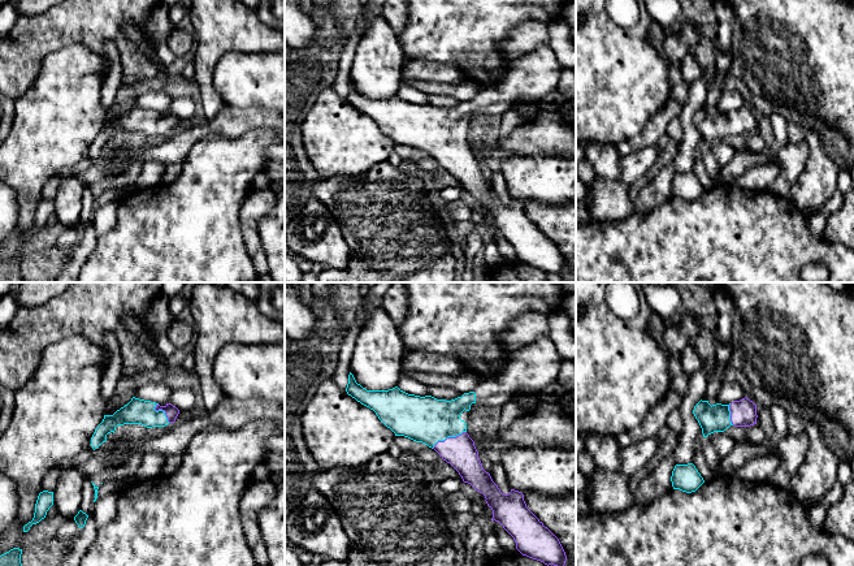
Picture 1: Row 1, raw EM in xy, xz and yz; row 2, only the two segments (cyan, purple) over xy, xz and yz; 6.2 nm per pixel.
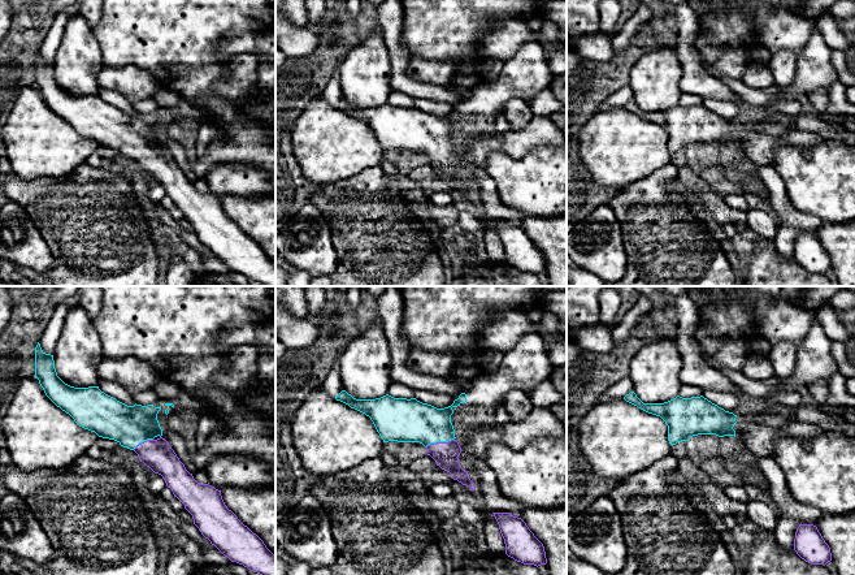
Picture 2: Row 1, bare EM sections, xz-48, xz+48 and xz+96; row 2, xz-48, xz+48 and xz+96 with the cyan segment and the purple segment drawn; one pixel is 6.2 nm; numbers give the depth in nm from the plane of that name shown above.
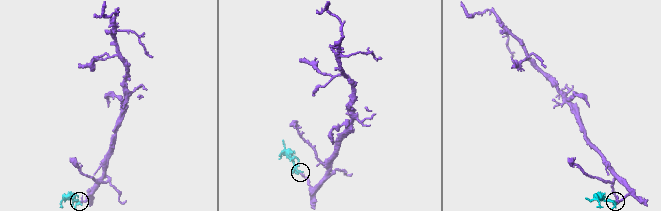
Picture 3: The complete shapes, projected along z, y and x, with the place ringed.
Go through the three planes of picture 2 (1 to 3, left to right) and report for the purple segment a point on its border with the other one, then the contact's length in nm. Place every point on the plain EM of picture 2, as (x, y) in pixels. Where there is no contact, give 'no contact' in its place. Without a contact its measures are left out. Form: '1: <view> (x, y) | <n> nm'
1: xz-48 (142, 150) | 140 nm
2: xz+48 (438, 150) | 180 nm
3: no contact

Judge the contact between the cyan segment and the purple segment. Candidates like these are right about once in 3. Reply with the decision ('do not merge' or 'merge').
merge

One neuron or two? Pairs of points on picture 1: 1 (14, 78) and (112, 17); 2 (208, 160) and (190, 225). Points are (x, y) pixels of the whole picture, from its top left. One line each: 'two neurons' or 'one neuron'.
1: one neuron
2: one neuron

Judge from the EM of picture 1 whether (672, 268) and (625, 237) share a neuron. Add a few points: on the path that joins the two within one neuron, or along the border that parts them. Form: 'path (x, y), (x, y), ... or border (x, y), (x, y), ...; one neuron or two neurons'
path (660, 262), (651, 262), (637, 249); one neuron

